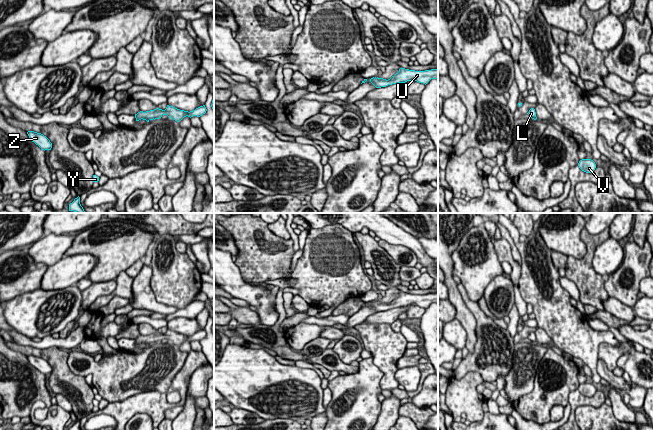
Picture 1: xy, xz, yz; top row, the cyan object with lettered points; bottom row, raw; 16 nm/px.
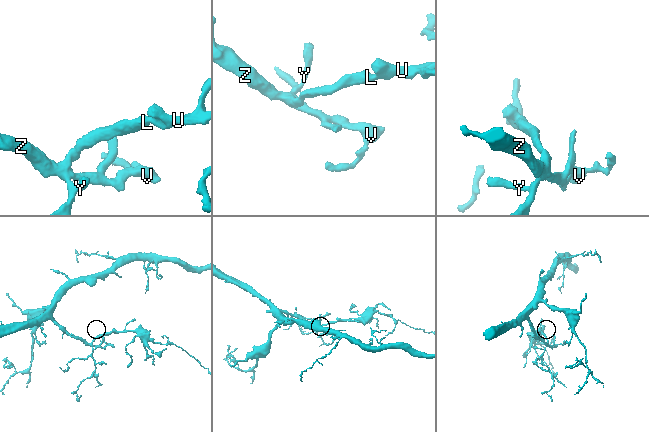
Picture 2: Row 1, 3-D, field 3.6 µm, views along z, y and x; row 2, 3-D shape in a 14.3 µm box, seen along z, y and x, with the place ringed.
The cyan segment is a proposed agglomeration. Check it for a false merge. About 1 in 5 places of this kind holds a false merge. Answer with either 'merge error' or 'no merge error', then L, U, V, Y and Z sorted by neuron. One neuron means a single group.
no merge error; L U V Y Z

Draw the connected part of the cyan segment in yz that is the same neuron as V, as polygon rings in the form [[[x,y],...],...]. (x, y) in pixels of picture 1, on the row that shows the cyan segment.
[[[591,159],[580,160],[578,166],[582,171],[586,173],[592,173],[596,168],[595,162]]]

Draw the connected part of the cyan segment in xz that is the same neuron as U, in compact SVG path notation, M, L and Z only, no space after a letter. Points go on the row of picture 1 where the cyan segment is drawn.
M400 68L399 72L388 80L383 78L373 77L370 79L370 82L376 88L381 88L381 87L386 87L388 85L405 83L407 81L412 81L412 80L426 85L431 79L438 80L438 69L415 71L415 70Z

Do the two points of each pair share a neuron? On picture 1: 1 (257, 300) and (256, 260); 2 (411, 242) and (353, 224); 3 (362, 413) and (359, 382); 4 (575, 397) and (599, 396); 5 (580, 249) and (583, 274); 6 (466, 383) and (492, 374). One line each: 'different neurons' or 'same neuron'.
1: different neurons
2: same neuron
3: same neuron
4: same neuron
5: different neurons
6: different neurons

